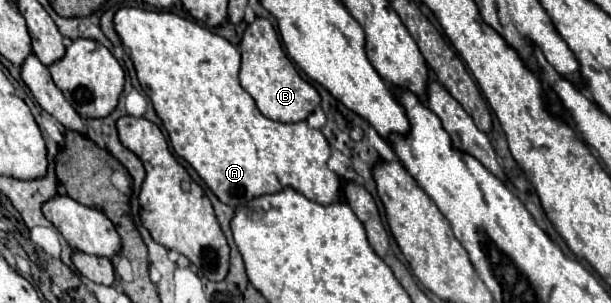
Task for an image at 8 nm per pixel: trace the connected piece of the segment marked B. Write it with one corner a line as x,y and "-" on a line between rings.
257,18
253,24
247,26
239,44
239,52
243,58
239,76
241,86
253,96
263,116
279,122
301,122
319,106
319,92
313,88
313,84
301,78
297,68
285,54
273,24
267,18

